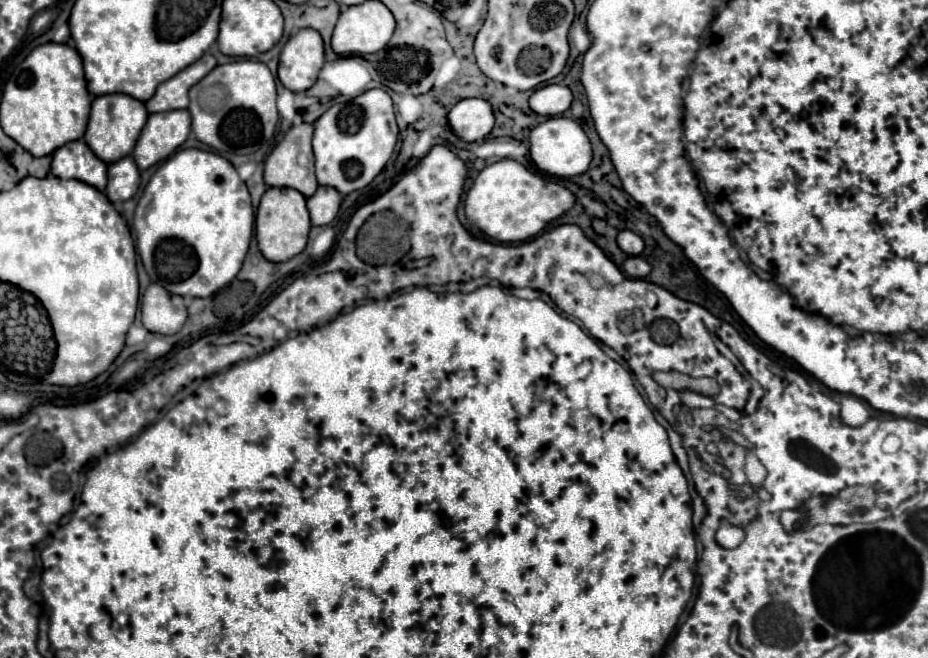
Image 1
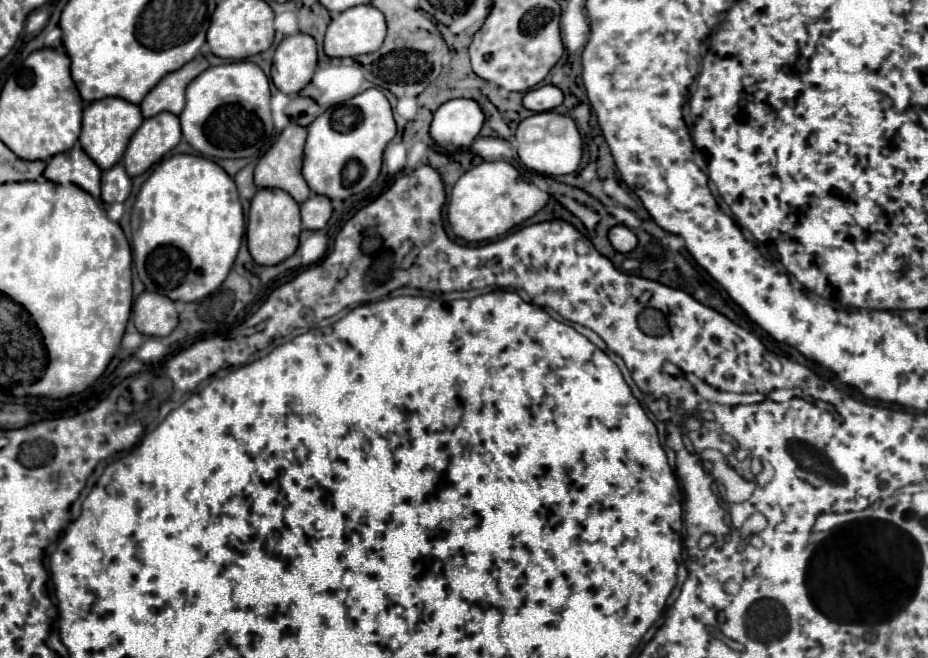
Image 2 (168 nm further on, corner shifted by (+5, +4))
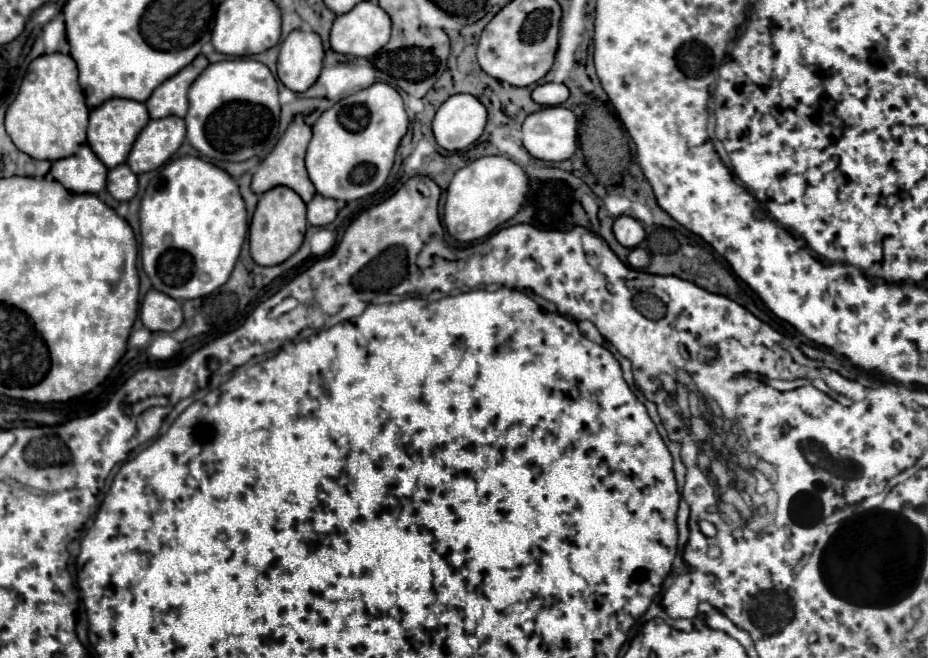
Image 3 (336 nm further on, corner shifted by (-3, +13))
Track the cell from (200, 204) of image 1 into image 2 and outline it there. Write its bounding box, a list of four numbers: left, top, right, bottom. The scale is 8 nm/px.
[131,155,245,301]

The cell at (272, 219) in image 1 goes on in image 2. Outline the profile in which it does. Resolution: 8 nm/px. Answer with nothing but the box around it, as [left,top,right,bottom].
[247,189,301,267]

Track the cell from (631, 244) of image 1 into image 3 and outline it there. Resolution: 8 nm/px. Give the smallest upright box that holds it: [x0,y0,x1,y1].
[613,216,645,248]

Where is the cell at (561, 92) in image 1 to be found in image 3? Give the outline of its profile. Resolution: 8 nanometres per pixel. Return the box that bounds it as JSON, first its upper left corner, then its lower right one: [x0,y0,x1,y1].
[533,82,569,106]

